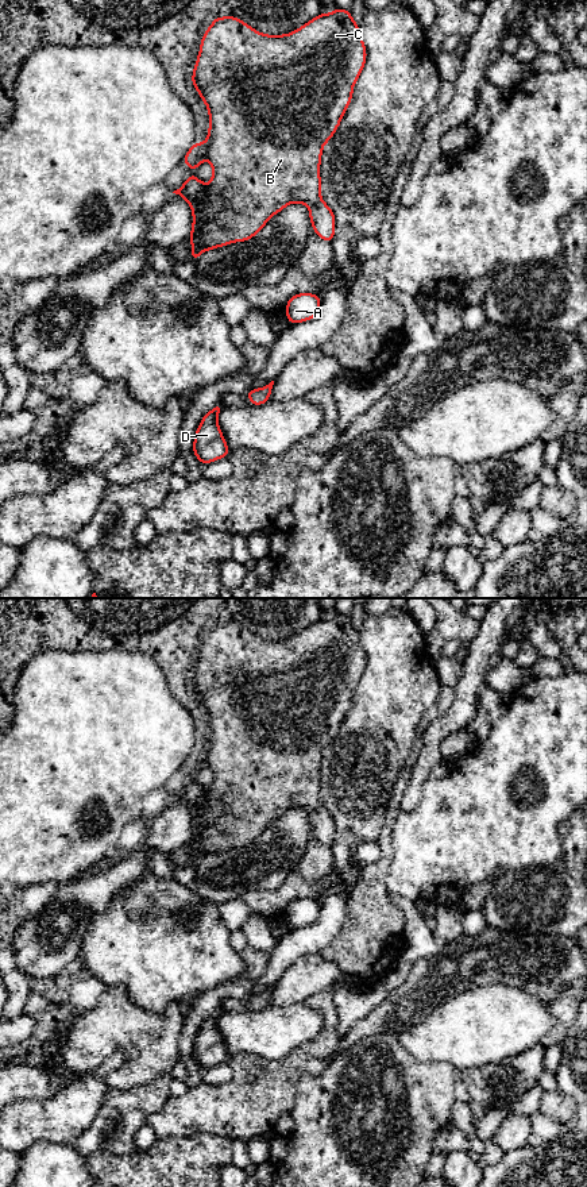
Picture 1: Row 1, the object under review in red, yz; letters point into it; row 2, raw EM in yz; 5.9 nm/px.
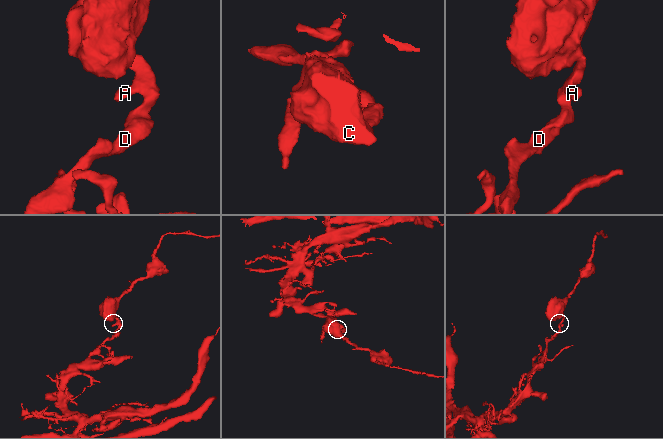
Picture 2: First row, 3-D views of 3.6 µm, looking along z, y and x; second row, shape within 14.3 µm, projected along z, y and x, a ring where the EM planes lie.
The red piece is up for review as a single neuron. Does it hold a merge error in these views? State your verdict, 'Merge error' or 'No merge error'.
Merge error

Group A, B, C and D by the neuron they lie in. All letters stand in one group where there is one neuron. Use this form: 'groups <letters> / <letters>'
groups A D / B C

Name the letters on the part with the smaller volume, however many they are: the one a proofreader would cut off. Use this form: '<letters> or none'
B, C

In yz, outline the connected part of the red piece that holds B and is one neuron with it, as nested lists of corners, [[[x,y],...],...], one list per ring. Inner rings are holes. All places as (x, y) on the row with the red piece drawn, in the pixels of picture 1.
[[[335,8],[332,14],[321,14],[286,35],[264,35],[232,15],[213,20],[202,36],[192,76],[209,111],[208,138],[189,149],[181,163],[189,165],[193,174],[173,192],[192,207],[193,226],[188,239],[193,246],[193,261],[212,248],[251,239],[271,216],[291,203],[302,203],[309,209],[321,203],[321,151],[351,104],[354,84],[366,57],[359,26],[347,9]],[[204,159],[213,167],[208,185],[194,177]]]

